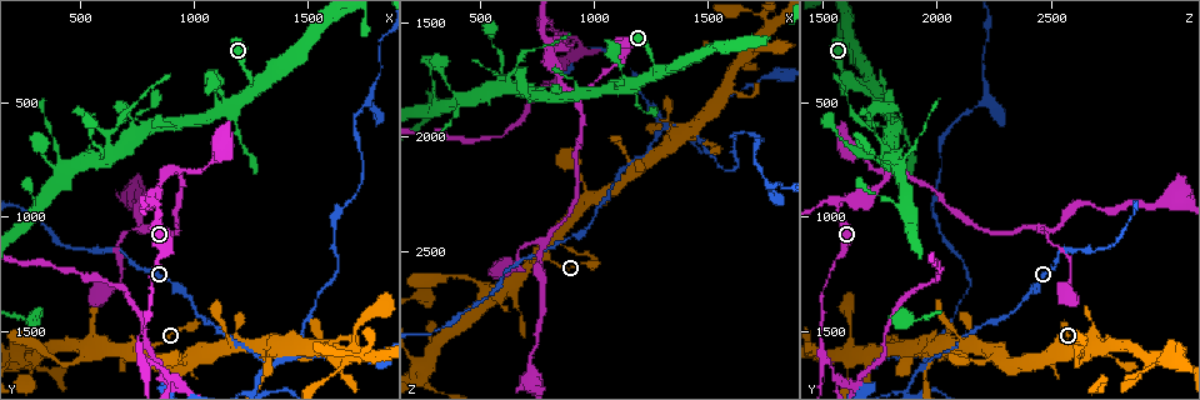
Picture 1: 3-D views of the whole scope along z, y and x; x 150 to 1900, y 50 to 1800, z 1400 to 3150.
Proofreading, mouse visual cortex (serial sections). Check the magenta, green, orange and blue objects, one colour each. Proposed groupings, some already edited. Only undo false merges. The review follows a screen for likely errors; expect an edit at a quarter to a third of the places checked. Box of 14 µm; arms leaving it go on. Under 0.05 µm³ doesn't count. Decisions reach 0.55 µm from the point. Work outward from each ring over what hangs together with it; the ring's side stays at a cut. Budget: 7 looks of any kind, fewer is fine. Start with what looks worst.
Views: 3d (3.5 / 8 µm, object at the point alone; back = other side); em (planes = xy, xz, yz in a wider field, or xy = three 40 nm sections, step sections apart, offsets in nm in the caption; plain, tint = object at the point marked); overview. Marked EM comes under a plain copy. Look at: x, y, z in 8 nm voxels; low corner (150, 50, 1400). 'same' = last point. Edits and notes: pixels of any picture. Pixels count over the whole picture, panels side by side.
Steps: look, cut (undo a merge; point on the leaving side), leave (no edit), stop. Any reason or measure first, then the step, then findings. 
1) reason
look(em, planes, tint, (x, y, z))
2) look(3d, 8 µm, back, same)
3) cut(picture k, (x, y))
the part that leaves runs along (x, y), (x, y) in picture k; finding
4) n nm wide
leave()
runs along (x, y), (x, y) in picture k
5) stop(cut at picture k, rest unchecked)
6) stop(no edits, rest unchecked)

look(3d, 3.5 µm, (1420, 1620, 1960))

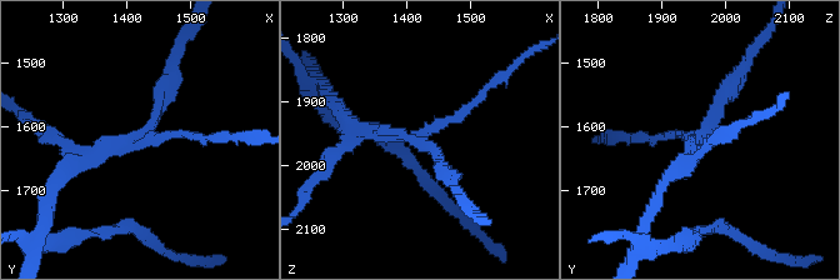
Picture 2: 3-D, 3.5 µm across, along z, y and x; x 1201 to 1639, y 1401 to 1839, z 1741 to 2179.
look(em, xy, step 3, tint, (1420, 1615, 1970))

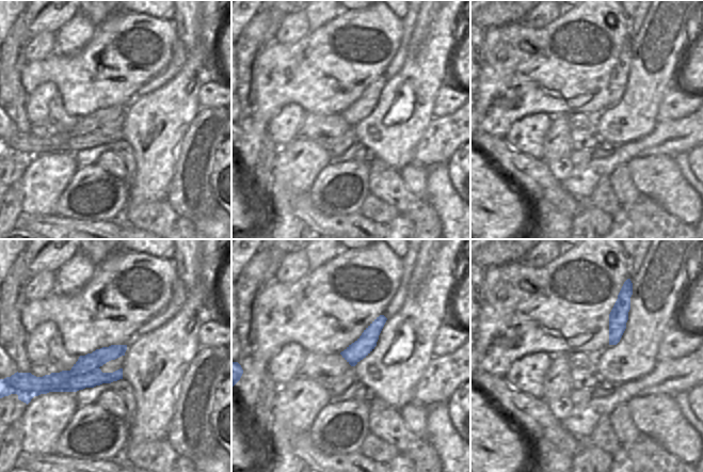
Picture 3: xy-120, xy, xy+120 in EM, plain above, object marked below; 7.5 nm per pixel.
arms of 100, 150, 200 nm
cut(picture 2, (719, 99))
border along (98, 367), (76, 376), (50, 374) in picture 3; two cells meet here

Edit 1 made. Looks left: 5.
look(3d, 3.5 µm, (660, 610, 1710))

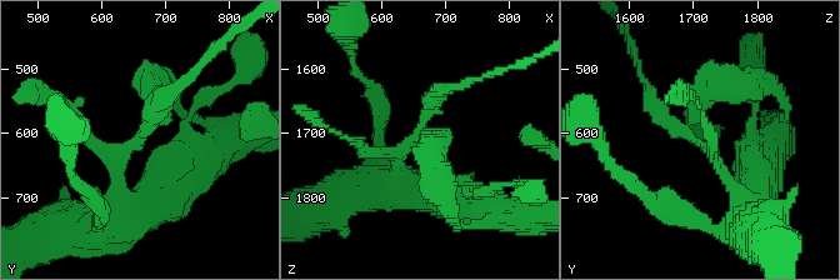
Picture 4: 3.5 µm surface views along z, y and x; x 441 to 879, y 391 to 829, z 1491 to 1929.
need the tissue
look(em, xy, step 5, tint, (655, 620, 1705))

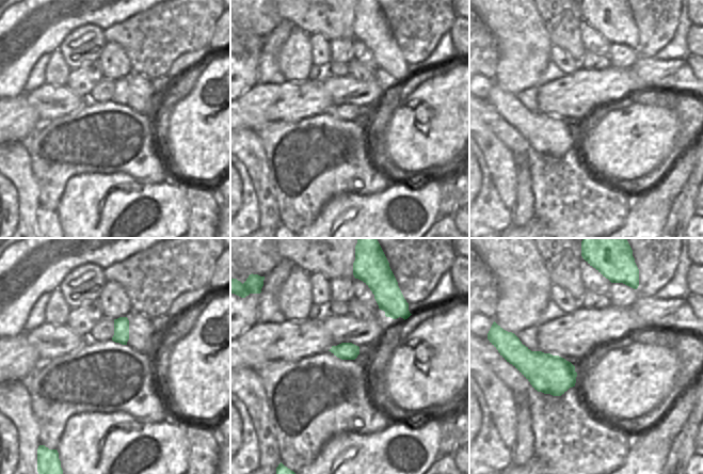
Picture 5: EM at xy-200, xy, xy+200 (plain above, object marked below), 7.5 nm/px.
cut it another way
look(em, xy, step 2, tint, same)

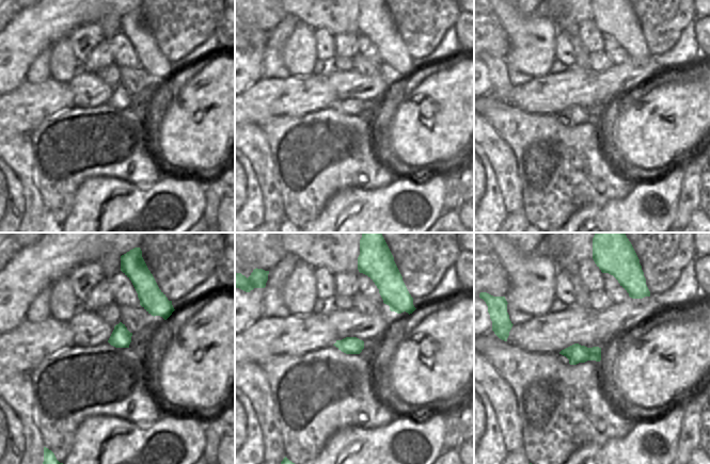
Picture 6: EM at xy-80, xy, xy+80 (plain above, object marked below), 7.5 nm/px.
130 nm wide
cut(picture 4, (413, 138))
the part that leaves runs along (395, 160), (433, 96), (453, 86) in picture 4; two cells meet here

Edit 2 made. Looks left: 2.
stop(cut at picture 2, cut at picture 4, rest unchecked)

